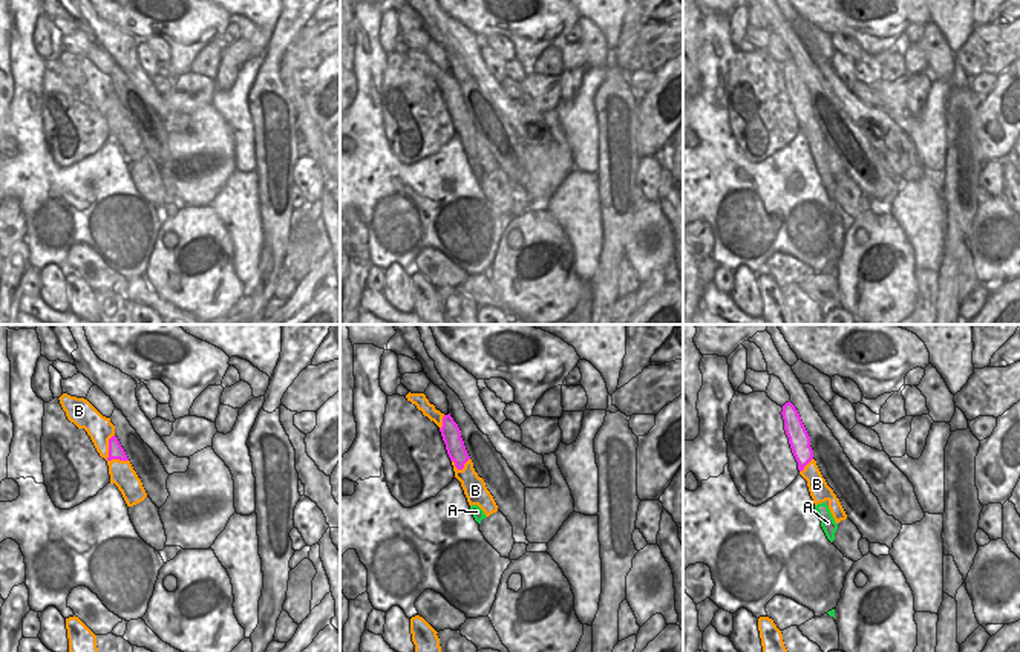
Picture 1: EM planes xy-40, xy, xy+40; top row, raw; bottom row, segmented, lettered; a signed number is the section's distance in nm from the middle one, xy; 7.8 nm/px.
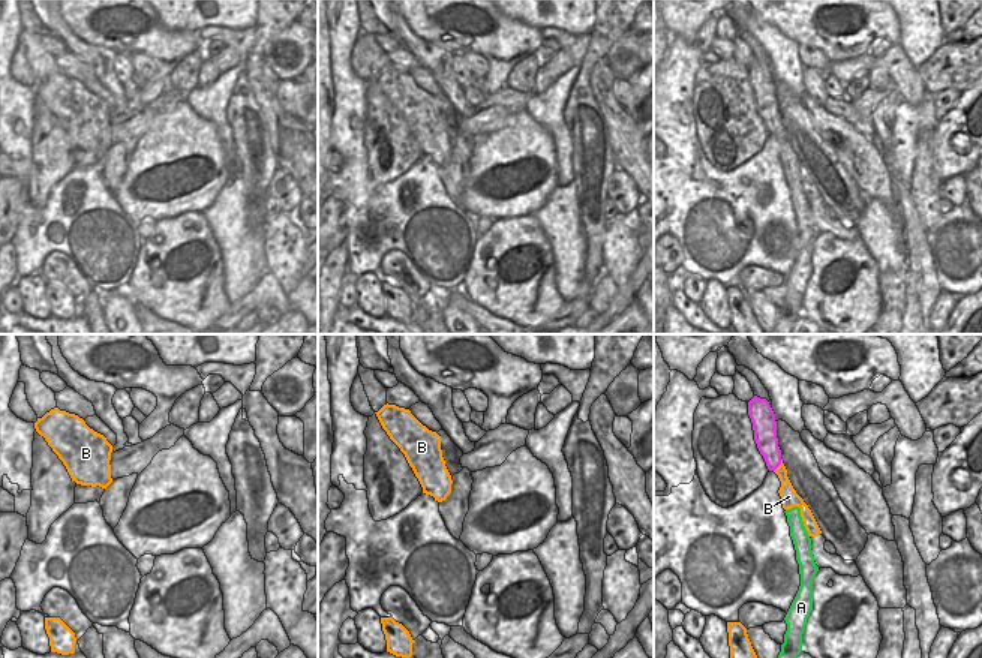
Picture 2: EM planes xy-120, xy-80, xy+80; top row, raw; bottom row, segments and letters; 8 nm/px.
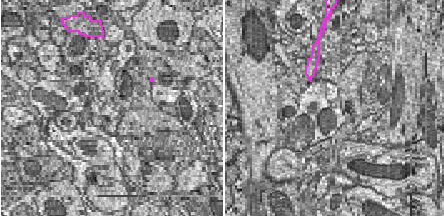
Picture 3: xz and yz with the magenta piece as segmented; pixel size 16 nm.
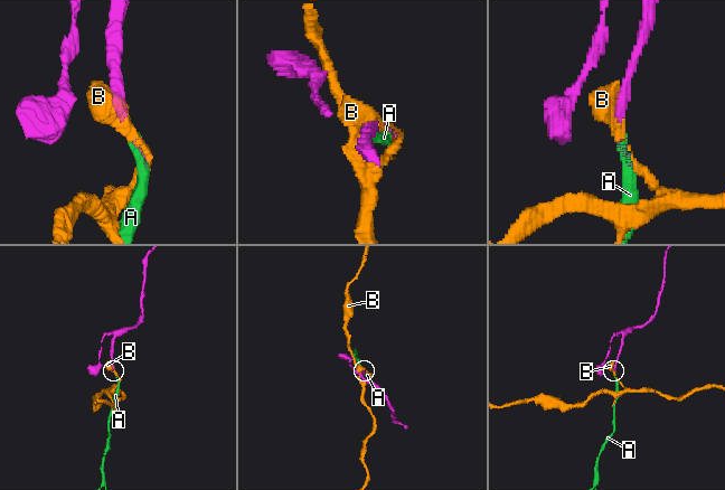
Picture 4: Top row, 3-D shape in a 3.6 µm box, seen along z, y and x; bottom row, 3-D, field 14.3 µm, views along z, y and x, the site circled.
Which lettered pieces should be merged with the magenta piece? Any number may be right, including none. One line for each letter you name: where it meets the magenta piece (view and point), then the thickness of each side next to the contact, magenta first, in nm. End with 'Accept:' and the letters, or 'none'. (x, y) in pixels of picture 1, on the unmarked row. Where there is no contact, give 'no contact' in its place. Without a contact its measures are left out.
A: xy+40 (827, 161) | 20/120 nm
Accept: A

